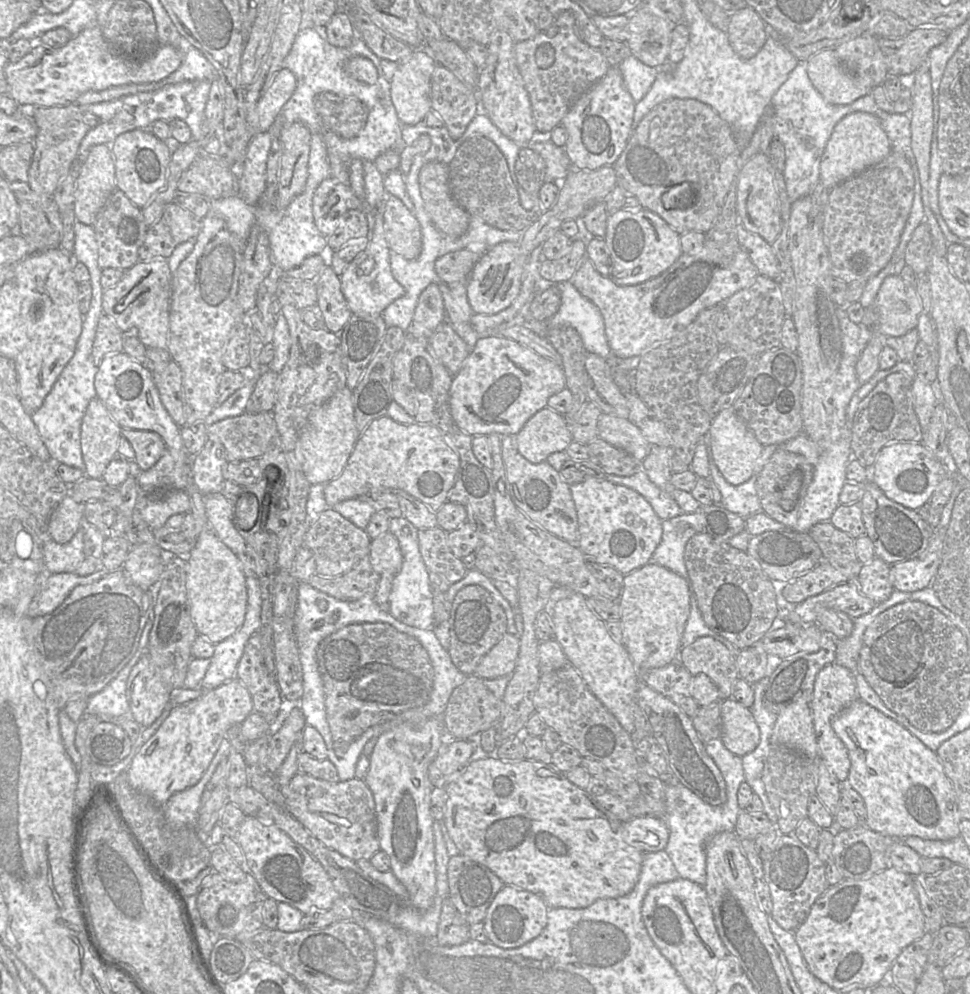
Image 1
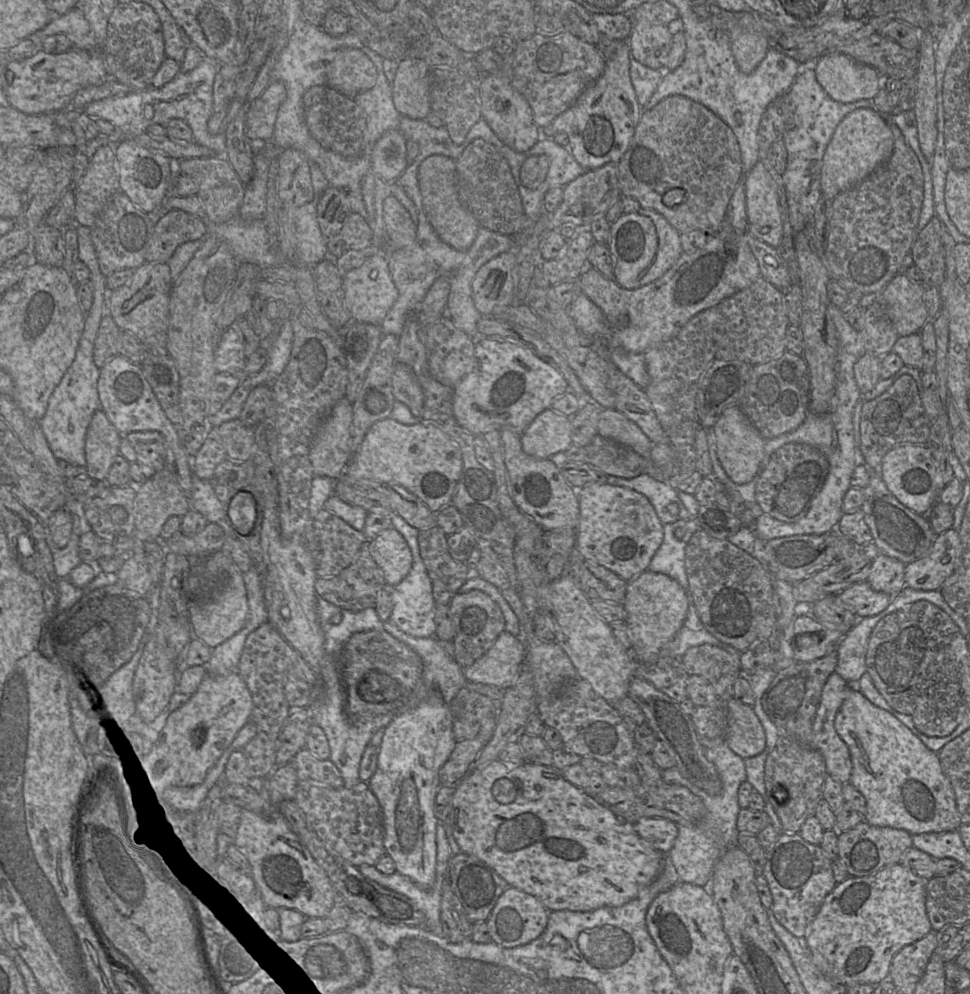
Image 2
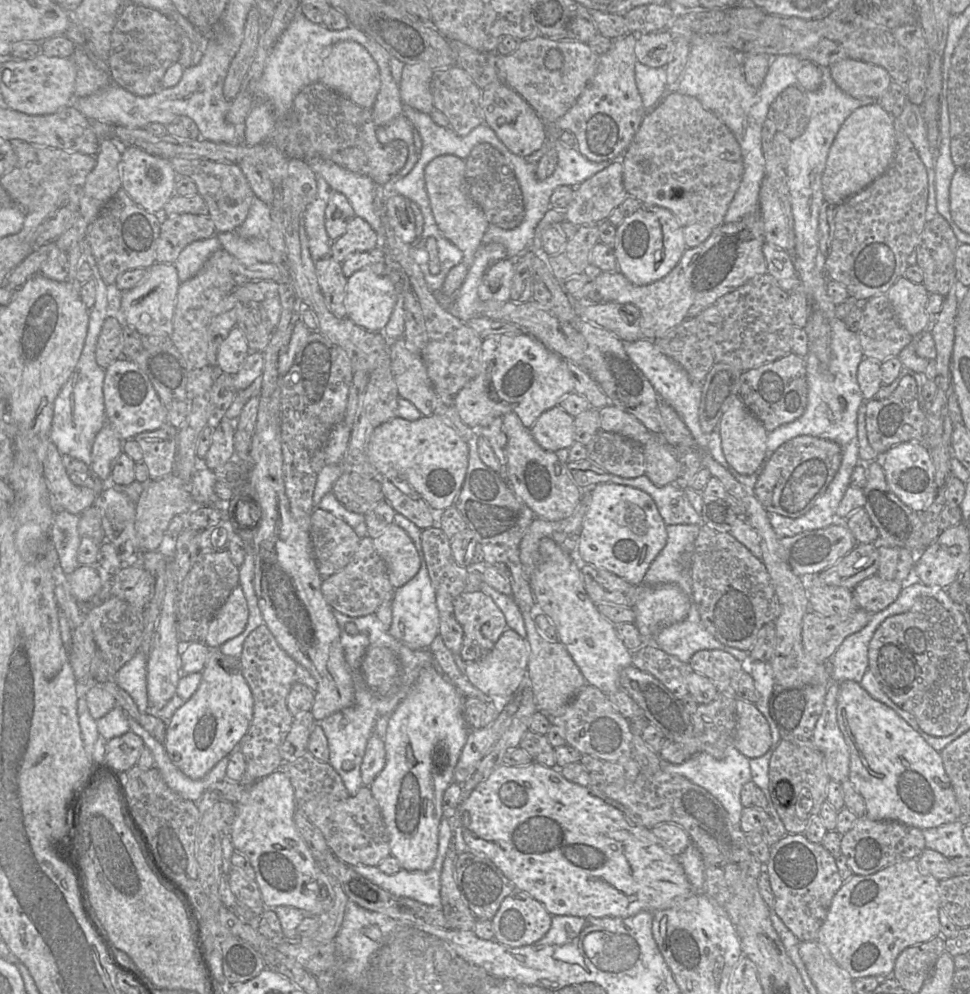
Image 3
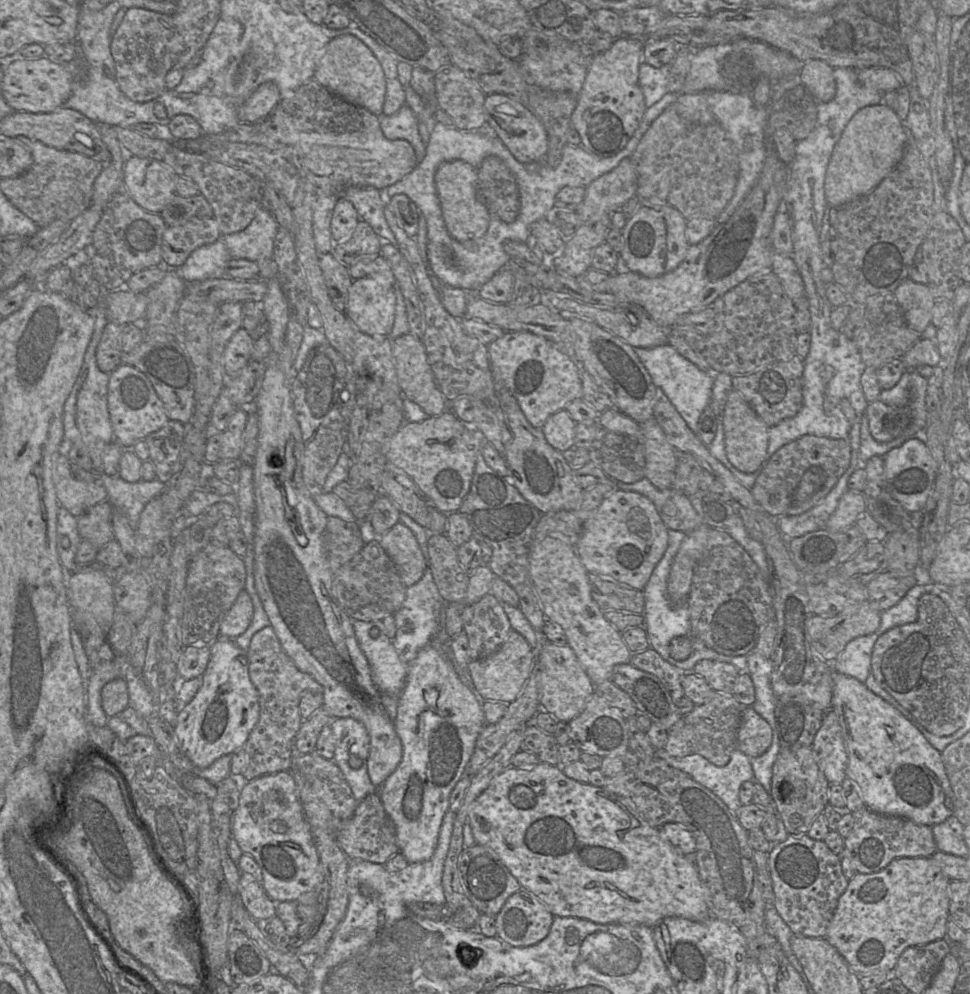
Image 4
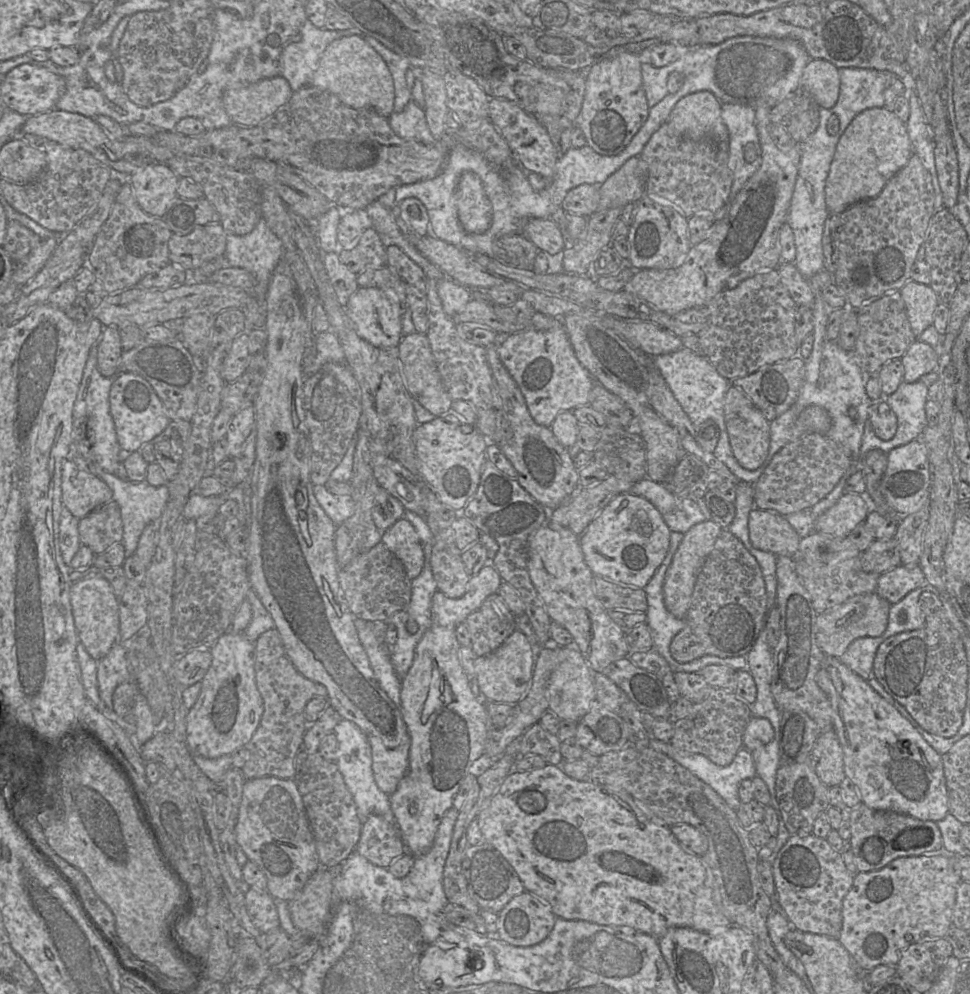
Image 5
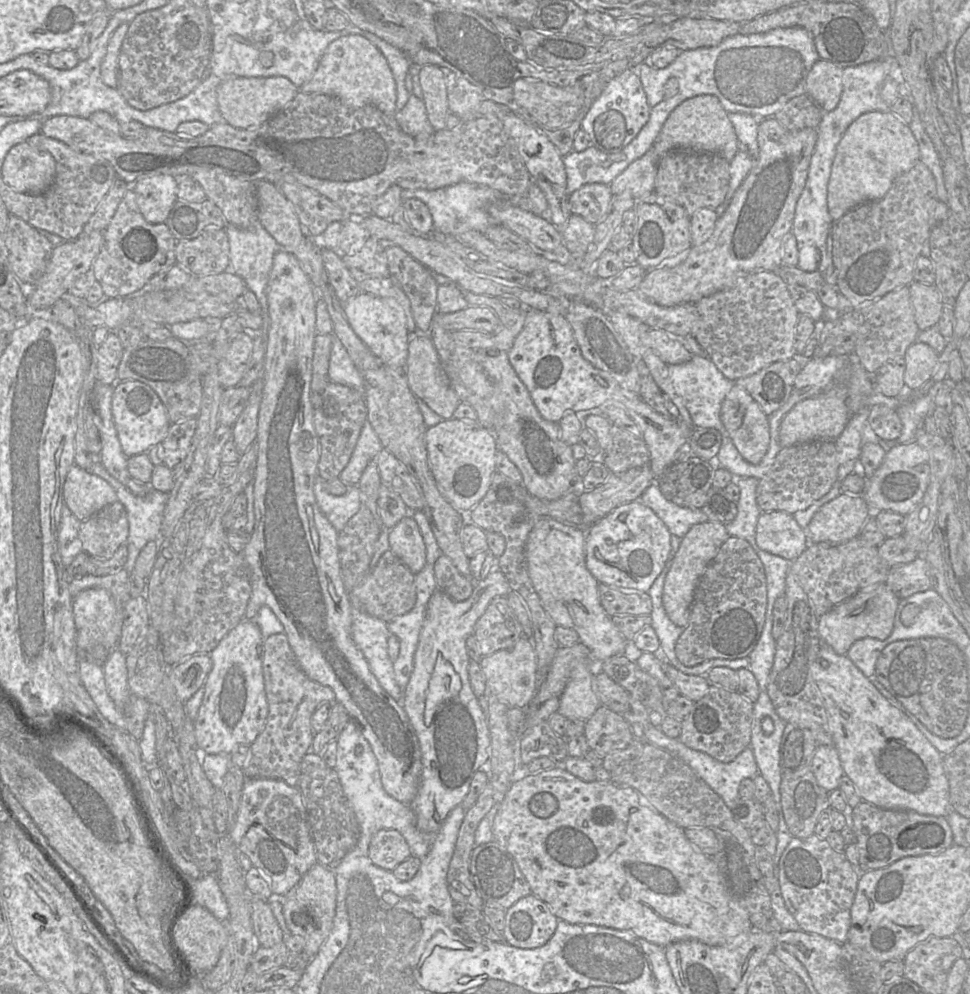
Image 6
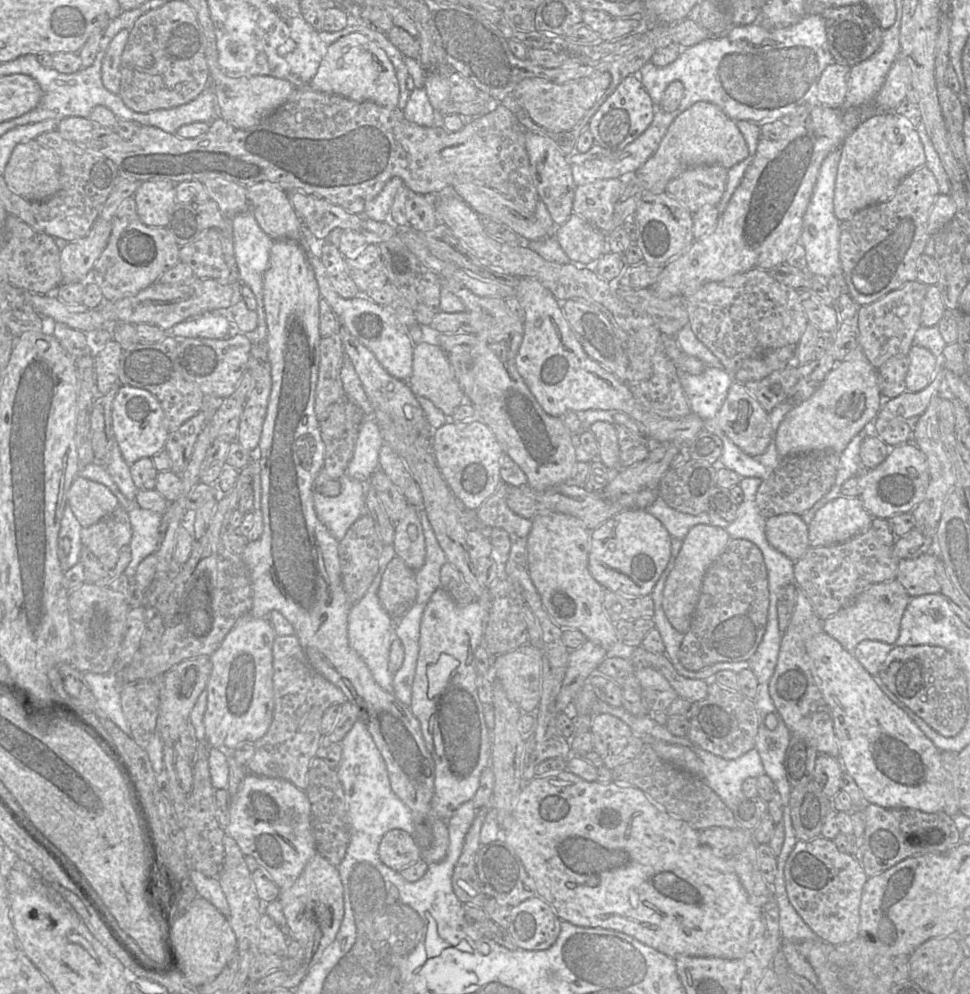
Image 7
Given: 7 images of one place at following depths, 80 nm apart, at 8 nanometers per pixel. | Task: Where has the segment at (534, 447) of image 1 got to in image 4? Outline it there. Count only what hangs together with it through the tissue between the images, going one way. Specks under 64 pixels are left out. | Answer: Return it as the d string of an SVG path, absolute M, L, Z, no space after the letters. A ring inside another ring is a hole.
M565 409L550 415L541 428L547 442L559 451L575 445L576 421Z

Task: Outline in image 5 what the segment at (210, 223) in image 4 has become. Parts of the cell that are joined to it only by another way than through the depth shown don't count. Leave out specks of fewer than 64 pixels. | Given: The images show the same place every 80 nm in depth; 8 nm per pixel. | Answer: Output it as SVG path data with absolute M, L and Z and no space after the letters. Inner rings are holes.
M220 223L199 225L187 235L172 234L168 242L170 262L183 270L195 270L225 254L226 237Z

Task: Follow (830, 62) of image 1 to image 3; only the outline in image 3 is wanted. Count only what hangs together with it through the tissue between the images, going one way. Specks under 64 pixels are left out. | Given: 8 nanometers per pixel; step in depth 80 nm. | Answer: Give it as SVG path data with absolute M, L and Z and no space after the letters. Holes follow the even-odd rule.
M854 59L840 60L828 70L836 85L854 98L879 99L892 82L883 67Z

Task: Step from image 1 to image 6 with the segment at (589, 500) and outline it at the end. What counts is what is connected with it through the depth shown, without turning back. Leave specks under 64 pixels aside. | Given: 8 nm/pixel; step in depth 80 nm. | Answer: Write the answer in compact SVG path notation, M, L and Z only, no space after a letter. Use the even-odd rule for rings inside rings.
M636 500L615 508L586 532L586 568L602 584L625 591L648 592L671 550L671 533L658 515Z

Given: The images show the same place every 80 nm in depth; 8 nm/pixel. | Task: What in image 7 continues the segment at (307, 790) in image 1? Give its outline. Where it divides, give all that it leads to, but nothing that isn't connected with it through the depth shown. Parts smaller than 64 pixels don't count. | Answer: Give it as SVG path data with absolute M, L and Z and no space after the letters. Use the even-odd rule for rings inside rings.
M401 829L386 832L378 847L381 862L397 872L418 861L421 853L415 838Z

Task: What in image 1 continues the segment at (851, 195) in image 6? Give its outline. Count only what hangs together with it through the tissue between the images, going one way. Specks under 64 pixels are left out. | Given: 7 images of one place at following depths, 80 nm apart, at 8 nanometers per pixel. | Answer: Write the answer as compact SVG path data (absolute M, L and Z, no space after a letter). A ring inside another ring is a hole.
M854 112L834 127L820 164L820 181L829 189L880 163L891 153L887 134L880 119L867 112Z

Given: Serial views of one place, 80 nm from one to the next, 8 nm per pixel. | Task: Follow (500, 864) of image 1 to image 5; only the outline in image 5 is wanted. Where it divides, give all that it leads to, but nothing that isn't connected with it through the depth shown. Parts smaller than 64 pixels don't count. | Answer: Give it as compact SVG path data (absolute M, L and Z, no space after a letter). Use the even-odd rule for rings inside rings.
M552 764L527 771L513 769L476 819L485 842L503 855L525 890L545 902L557 918L627 926L655 938L673 927L713 932L731 925L714 901L712 879L702 856L685 851L670 827L653 822L621 788L578 781Z

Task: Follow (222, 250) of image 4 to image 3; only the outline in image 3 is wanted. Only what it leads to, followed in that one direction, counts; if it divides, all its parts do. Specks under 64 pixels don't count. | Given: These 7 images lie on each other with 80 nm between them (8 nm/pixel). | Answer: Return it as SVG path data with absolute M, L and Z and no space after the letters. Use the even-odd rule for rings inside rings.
M217 237L194 241L186 246L174 262L180 282L194 277L212 253L222 248Z

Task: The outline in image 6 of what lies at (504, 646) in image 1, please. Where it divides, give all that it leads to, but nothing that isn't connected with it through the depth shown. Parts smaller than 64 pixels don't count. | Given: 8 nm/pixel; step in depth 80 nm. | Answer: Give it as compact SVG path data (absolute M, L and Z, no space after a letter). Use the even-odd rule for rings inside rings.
M520 637L512 648L483 657L479 665L485 676L487 692L509 708L525 709L534 698L538 689L538 668L534 645L529 639Z

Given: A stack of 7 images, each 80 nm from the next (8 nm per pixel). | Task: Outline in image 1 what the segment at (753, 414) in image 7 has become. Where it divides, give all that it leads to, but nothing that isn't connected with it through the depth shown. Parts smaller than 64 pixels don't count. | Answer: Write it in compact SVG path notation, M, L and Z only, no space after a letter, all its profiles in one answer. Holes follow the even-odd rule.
M733 406L723 408L714 417L708 433L711 440L713 460L727 482L732 485L740 485L748 481L764 446L738 416Z

